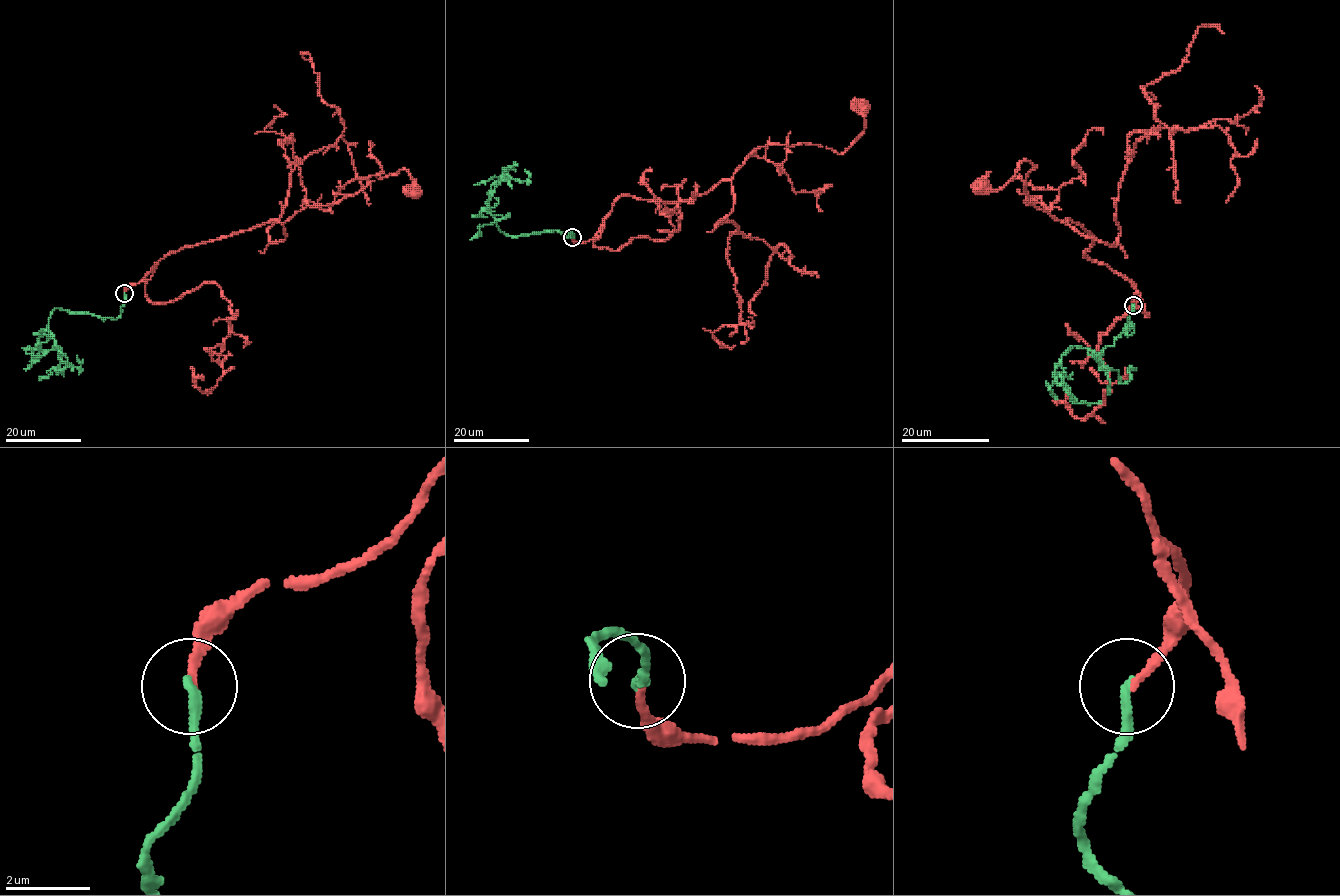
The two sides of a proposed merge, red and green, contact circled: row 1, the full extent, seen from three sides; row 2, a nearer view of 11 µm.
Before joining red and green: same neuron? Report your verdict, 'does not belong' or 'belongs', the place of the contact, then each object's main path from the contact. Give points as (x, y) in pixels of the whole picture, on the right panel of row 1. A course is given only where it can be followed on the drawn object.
belongs | (1133, 305) | red via (1133, 304), (1134, 285), (1086, 256), (1088, 232), (1025, 202), (1036, 167), (1023, 160), (1008, 182), (981, 183) | green via (1133, 304), (1131, 334), (1125, 333), (1129, 322), (1099, 353), (1070, 346), (1055, 369), (1073, 401), (1100, 401)

